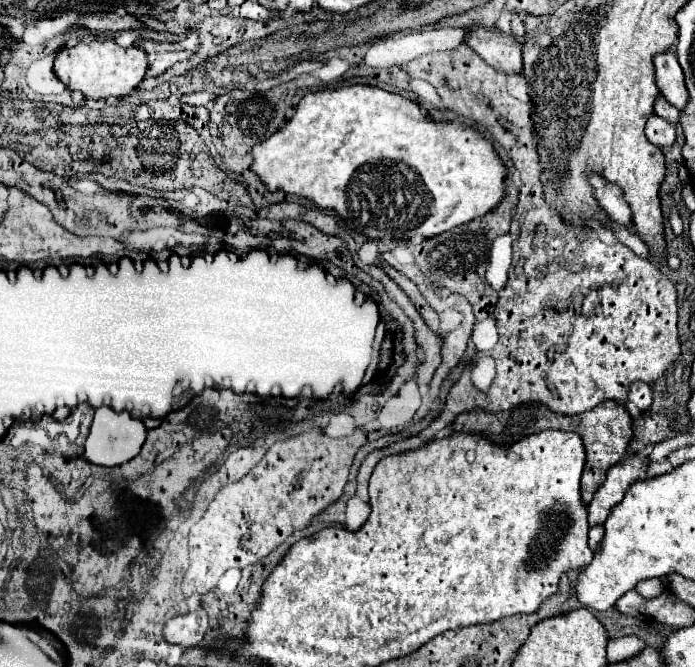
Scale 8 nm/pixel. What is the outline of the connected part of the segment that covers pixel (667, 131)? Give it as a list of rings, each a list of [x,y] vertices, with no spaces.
[[[651,115],[647,119],[645,135],[657,147],[671,147],[675,143],[675,127],[657,115]]]

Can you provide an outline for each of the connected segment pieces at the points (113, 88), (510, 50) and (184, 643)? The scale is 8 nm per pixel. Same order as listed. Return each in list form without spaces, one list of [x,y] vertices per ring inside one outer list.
[[[83,39],[75,47],[61,49],[55,55],[53,69],[71,91],[81,91],[87,99],[125,97],[143,81],[143,75],[147,71],[147,53],[135,45],[125,49],[111,39]]]
[[[469,25],[465,33],[465,43],[489,65],[499,71],[519,73],[523,69],[523,45],[515,41],[513,35],[503,33],[495,27]]]
[[[197,609],[187,615],[169,619],[163,627],[163,637],[171,645],[189,649],[201,643],[205,631],[207,631],[207,613],[203,609]]]

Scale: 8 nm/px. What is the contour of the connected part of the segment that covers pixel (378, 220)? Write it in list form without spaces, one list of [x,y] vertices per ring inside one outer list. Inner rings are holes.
[[[351,85],[351,87],[339,87],[339,89],[327,89],[327,91],[317,91],[305,95],[297,109],[293,119],[287,121],[283,129],[279,129],[275,135],[269,139],[257,143],[253,147],[253,171],[263,179],[269,191],[287,191],[295,193],[299,197],[311,199],[315,205],[323,209],[333,209],[347,225],[351,225],[355,231],[367,235],[369,239],[383,239],[383,241],[401,241],[405,243],[411,237],[435,237],[439,233],[445,233],[457,225],[463,225],[471,219],[483,217],[485,213],[493,211],[501,199],[505,197],[505,177],[507,177],[507,167],[503,165],[501,157],[493,149],[491,141],[487,141],[479,131],[473,127],[467,127],[459,121],[433,121],[417,103],[411,99],[405,99],[397,93],[383,91],[379,87],[371,85]]]

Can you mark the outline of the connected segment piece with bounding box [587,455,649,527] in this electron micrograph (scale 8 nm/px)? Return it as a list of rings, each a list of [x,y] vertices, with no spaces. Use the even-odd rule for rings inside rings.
[[[629,455],[621,463],[617,463],[609,473],[605,483],[597,489],[593,501],[589,503],[589,525],[603,523],[611,509],[623,499],[625,491],[635,483],[647,477],[649,465],[645,457]]]

